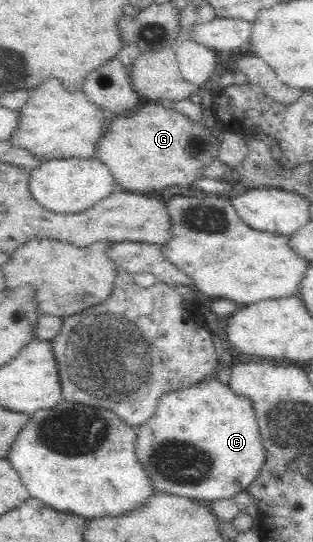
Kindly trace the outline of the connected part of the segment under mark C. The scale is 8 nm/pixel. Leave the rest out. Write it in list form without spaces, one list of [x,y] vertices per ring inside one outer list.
[[[216,376],[161,396],[153,420],[138,426],[135,448],[141,452],[141,460],[145,460],[145,468],[149,468],[153,480],[157,480],[157,492],[185,496],[198,502],[232,497],[248,490],[267,460],[253,402],[247,396],[231,392],[229,385]]]

